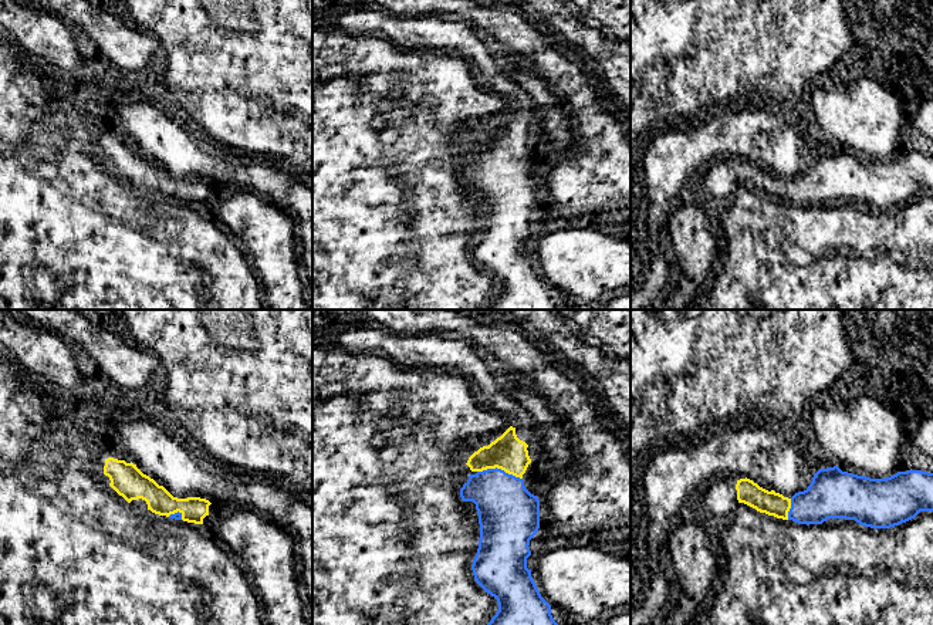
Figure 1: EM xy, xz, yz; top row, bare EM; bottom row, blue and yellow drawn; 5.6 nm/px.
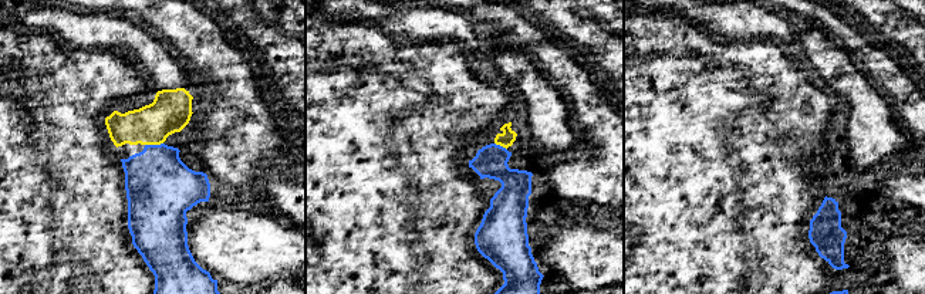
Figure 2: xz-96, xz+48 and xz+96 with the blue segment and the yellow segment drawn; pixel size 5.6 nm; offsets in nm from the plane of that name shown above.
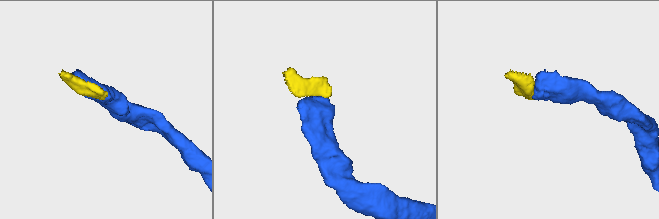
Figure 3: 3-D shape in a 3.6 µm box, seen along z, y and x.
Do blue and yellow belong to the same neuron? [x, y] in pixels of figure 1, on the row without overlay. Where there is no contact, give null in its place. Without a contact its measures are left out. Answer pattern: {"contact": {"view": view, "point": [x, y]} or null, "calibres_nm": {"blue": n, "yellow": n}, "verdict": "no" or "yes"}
{"contact": {"view": "xz", "point": [500, 151]}, "calibres_nm": {"blue": 340, "yellow": 200}, "verdict": "yes"}

